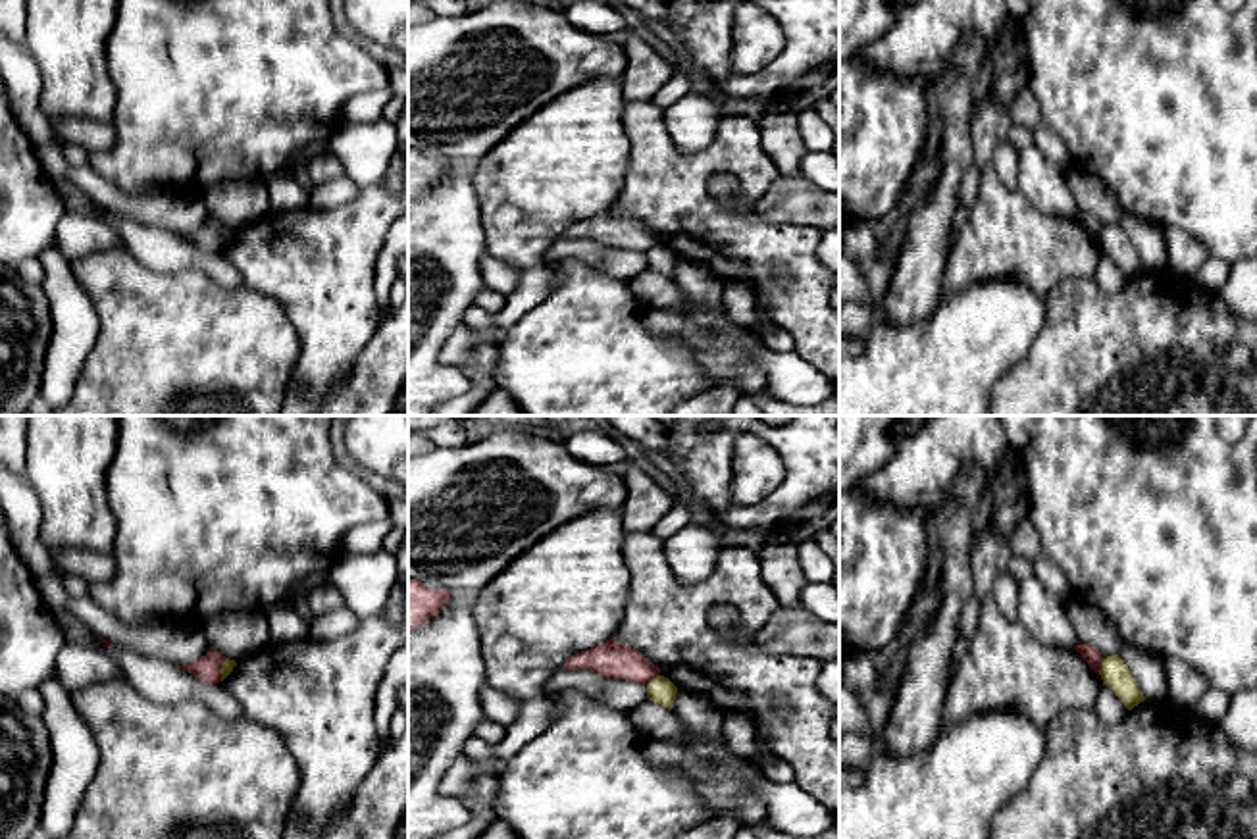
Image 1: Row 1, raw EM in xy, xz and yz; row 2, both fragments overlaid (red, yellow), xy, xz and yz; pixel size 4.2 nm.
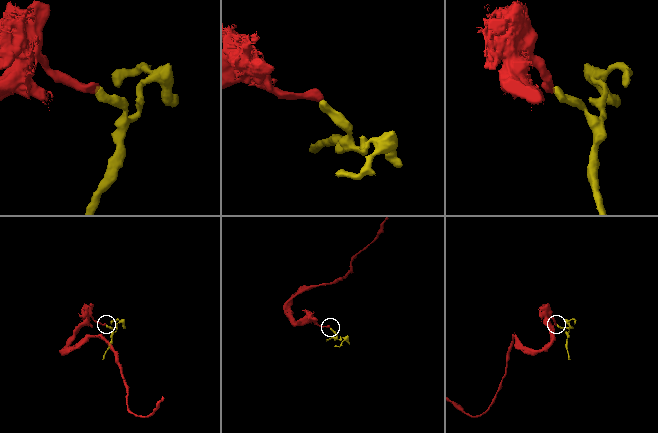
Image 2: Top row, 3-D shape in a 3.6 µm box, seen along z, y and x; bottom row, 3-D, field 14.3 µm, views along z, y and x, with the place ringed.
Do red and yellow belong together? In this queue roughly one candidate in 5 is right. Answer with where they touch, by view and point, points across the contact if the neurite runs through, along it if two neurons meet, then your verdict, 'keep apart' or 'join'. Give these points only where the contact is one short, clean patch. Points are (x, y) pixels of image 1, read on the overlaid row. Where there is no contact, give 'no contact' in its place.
yz (1100, 666) | along yz (1103, 659), (1098, 672) | keep apart

